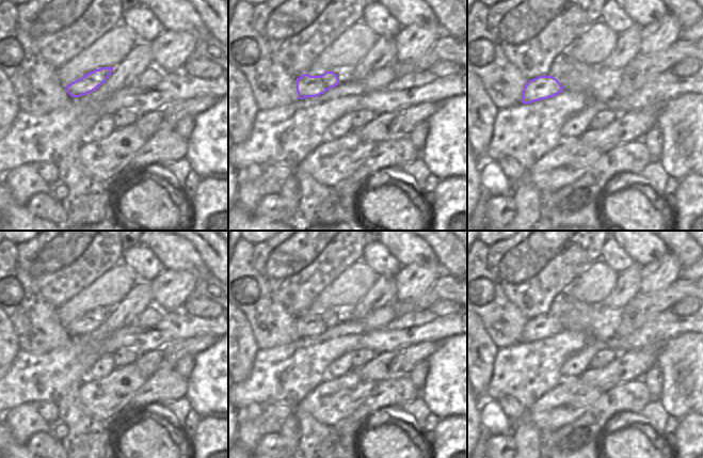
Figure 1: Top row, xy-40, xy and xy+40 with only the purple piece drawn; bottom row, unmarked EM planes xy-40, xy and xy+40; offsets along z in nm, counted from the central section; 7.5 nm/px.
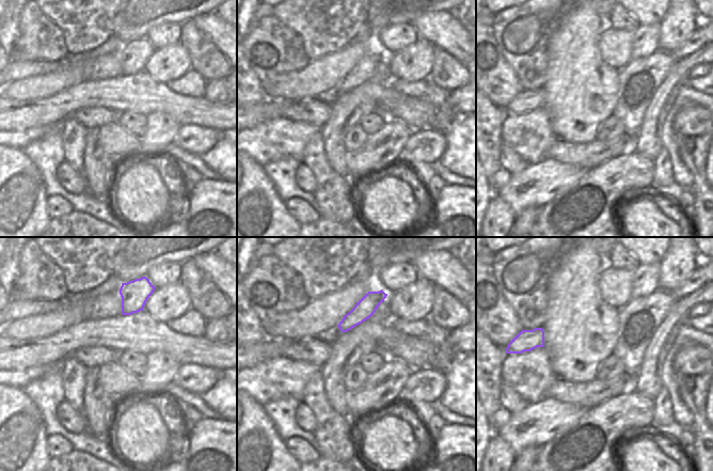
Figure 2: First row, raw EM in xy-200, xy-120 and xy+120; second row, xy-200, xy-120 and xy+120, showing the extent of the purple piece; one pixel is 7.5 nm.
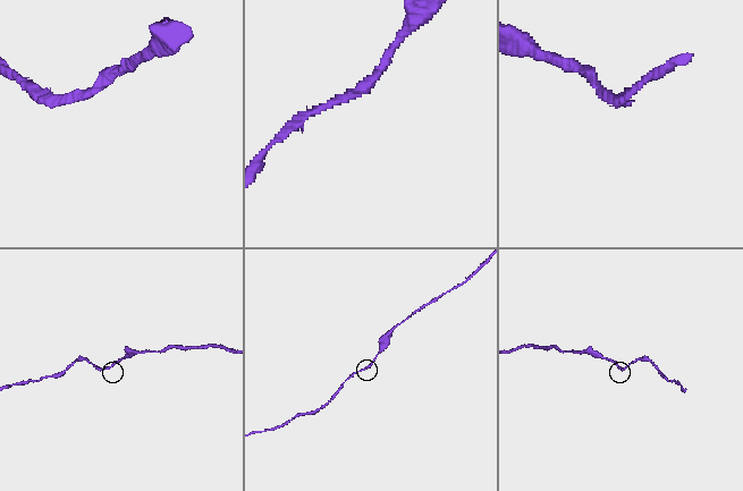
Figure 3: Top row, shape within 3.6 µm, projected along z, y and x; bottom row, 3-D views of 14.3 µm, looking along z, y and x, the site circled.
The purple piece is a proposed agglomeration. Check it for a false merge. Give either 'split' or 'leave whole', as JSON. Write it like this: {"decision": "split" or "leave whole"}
{"decision": "leave whole"}

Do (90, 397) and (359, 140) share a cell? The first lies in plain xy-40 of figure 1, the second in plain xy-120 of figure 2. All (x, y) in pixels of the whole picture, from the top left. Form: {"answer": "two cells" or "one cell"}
{"answer": "two cells"}

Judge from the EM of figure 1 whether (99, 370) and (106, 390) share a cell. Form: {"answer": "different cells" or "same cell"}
{"answer": "different cells"}

